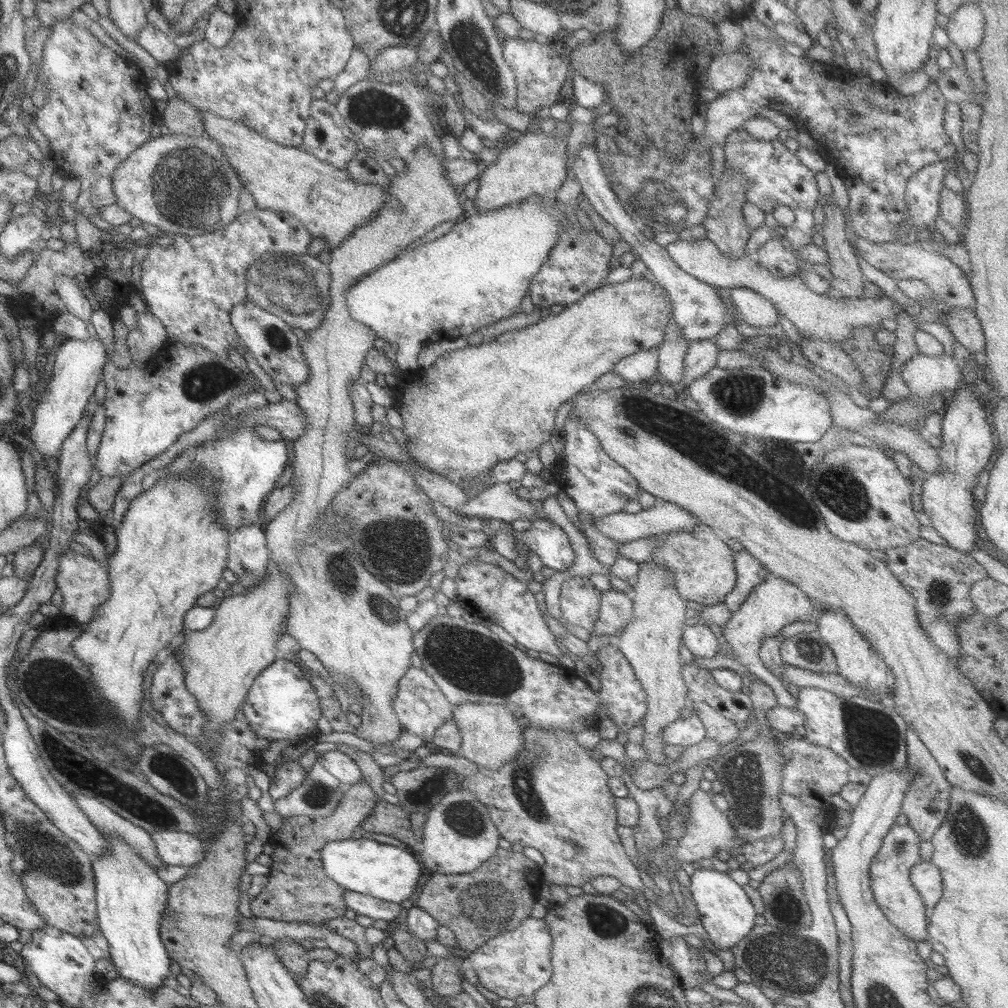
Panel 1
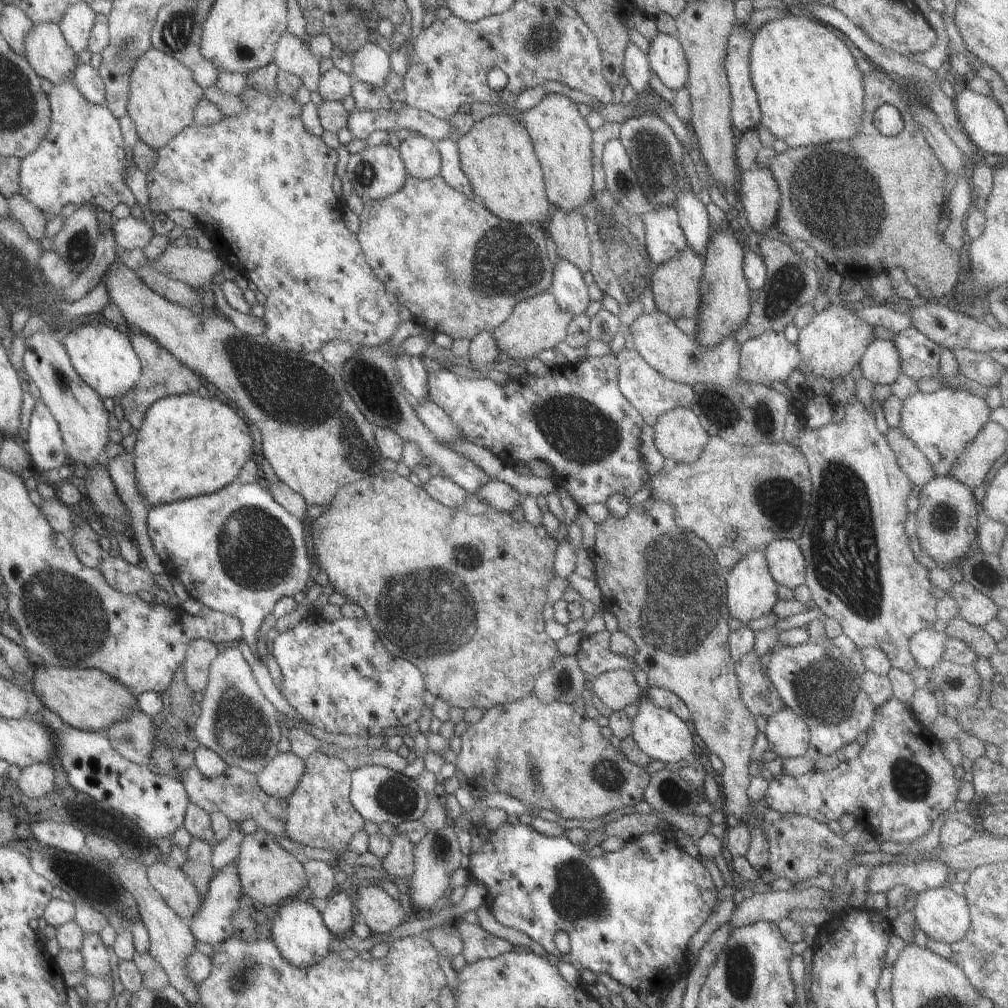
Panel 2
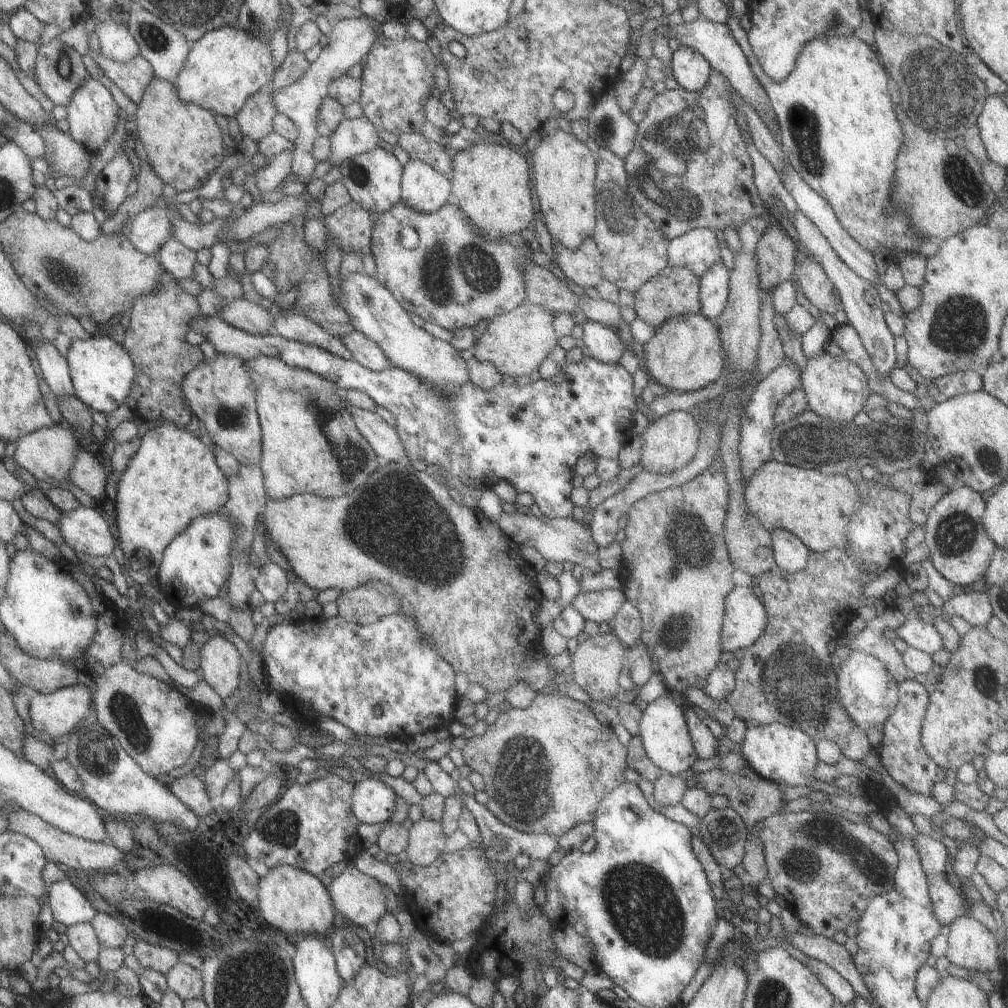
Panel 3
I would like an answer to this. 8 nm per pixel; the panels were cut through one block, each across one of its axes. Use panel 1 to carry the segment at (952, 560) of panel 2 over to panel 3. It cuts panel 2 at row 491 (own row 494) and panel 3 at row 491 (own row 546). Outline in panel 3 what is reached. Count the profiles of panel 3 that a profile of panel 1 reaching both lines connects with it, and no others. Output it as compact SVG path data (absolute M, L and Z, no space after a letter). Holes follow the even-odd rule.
M954 487L930 509L923 524L929 559L934 568L959 589L968 589L984 576L997 547L983 525L984 497L970 487Z

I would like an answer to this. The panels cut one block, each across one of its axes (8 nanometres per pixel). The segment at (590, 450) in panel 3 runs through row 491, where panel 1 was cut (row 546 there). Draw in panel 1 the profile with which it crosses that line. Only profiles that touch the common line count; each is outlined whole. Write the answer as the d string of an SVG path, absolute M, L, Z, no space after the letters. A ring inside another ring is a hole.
M546 518L534 519L527 531L515 531L518 551L514 564L522 570L528 567L528 550L538 556L543 566L554 571L566 570L575 560L570 539L561 526Z

